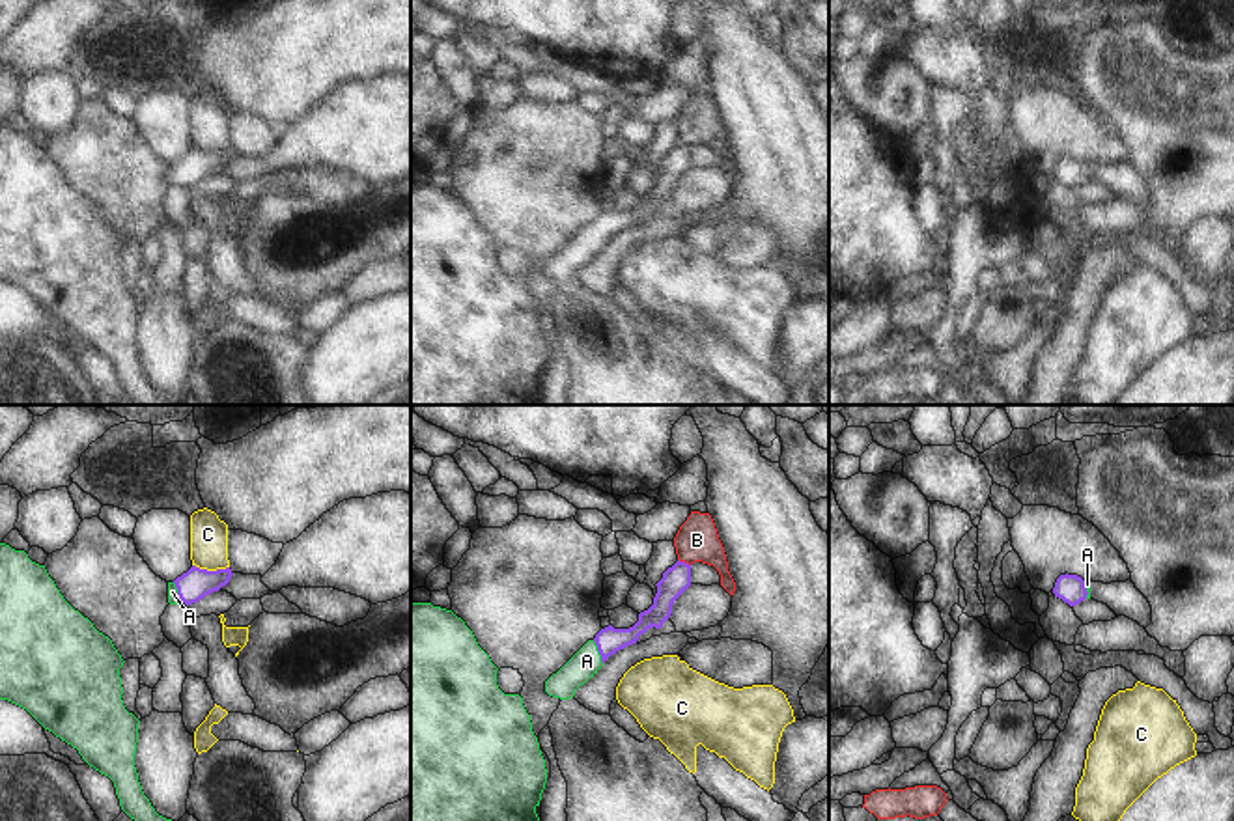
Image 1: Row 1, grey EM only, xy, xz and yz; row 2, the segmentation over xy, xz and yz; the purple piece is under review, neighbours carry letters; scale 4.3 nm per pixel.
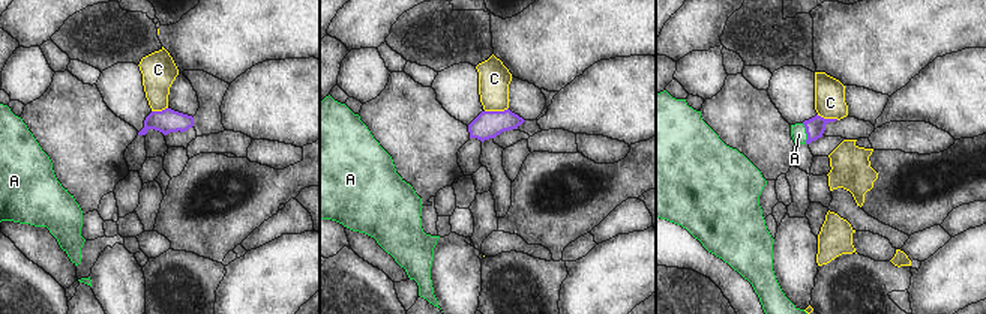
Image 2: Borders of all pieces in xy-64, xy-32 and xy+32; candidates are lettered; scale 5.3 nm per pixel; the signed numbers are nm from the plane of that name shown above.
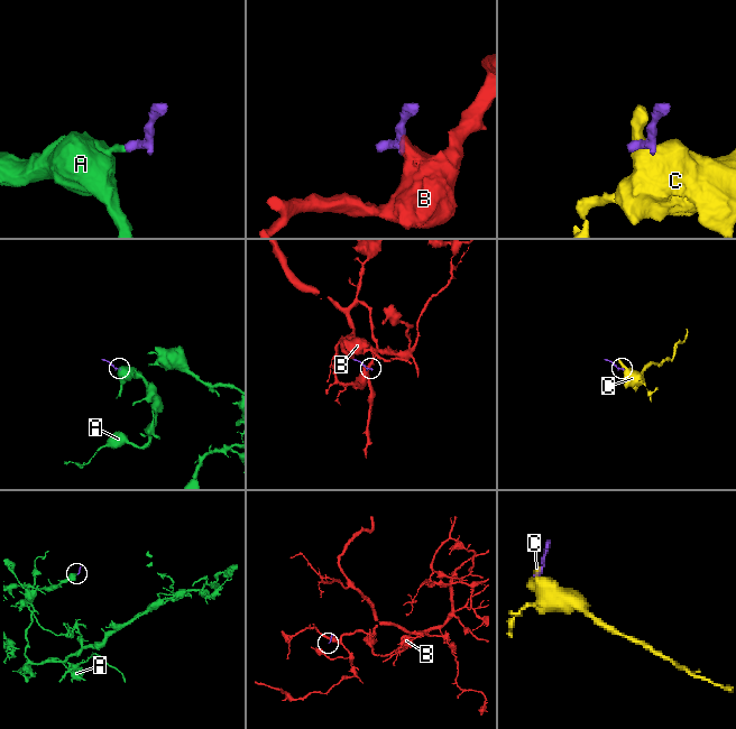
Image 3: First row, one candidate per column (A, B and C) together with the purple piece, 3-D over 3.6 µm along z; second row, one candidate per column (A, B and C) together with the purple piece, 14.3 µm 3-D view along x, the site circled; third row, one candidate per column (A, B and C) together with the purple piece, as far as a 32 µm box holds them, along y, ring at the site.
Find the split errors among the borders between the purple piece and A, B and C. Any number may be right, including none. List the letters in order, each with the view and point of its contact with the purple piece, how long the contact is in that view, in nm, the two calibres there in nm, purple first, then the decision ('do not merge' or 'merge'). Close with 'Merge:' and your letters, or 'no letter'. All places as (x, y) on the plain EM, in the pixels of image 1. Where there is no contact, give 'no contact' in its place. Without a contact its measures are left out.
A: xz (598, 232) | 110 nm | 120/120 nm | merge
B: xz (684, 144) | 70 nm | 120/190 nm | do not merge
C: xy (211, 153) | 160 nm | 140/160 nm | do not merge
Merge: A

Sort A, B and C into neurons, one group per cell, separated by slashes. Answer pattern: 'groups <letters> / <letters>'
groups A / B / C

